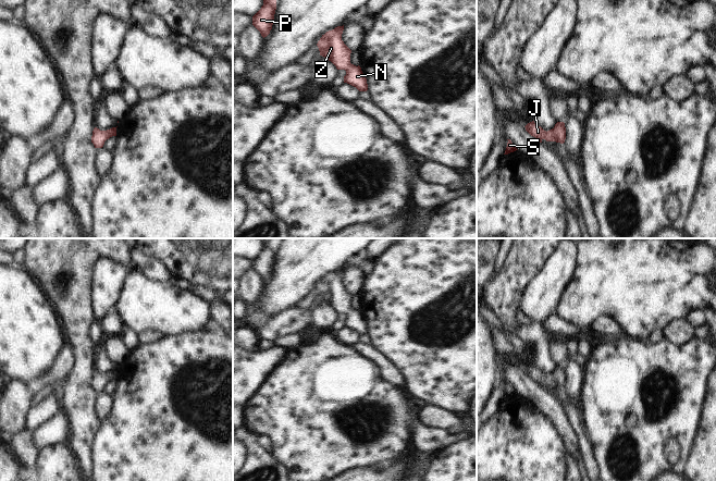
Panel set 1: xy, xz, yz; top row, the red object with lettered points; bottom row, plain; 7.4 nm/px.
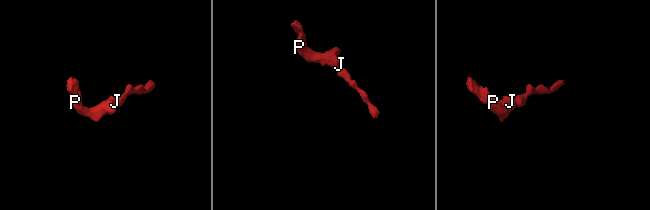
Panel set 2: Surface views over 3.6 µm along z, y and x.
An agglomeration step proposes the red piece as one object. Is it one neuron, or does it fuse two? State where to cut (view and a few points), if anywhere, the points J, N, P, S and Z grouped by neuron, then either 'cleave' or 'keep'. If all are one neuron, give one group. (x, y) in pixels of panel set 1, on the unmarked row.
cut none; groups J N P S Z; keep

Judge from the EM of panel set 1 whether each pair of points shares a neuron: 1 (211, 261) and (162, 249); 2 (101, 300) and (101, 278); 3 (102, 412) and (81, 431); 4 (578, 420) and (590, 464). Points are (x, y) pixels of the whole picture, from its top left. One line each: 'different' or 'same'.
1: same
2: same
3: different
4: same

